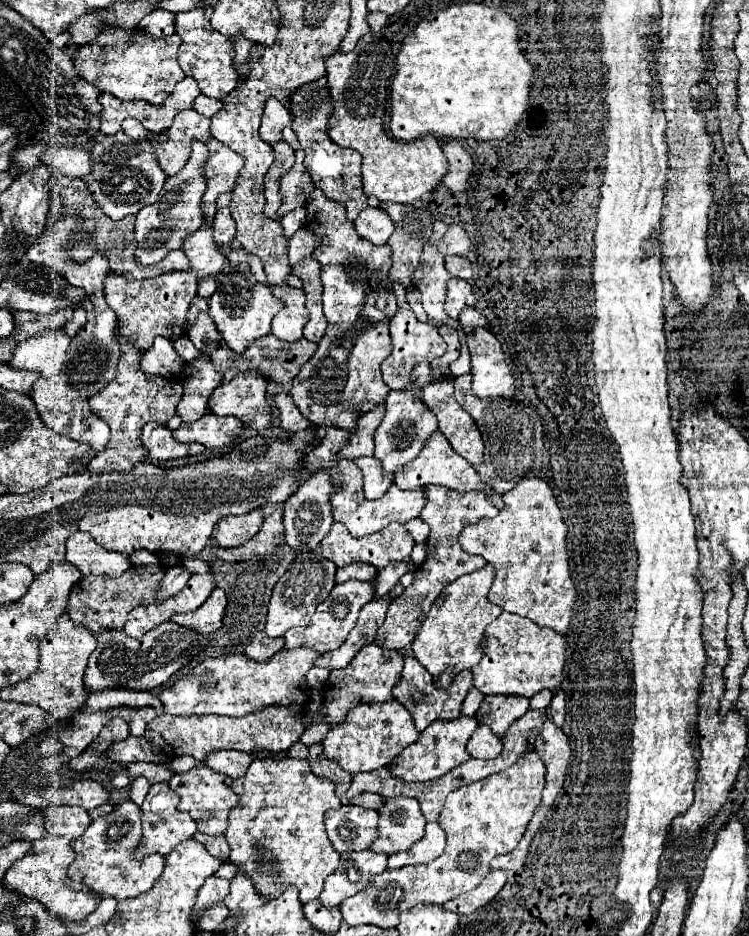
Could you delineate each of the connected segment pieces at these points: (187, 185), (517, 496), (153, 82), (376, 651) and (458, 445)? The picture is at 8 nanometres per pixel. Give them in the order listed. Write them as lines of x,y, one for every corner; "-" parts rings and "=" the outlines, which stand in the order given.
194,142
188,164
176,176
166,180
166,184
162,186
162,192
154,204
142,208
136,214
134,238
136,238
138,248
134,252
134,258
138,264
142,264
142,266
158,264
170,250
182,248
184,238
202,226
204,218
202,218
202,210
200,210
200,200
202,200
202,192
206,190
206,178
204,178
206,158
208,158
208,148
200,142
=
522,478
502,498
506,508
496,518
482,518
478,524
466,526
460,536
464,552
482,556
496,570
488,600
506,612
530,618
534,624
538,624
534,618
540,612
572,612
576,588
568,568
568,530
552,488
540,478
=
110,28
110,32
102,32
102,36
96,36
90,44
78,48
78,52
72,56
74,68
80,78
94,84
100,92
108,92
120,100
146,100
150,104
164,104
164,100
172,94
174,86
184,80
184,72
178,64
178,46
180,38
176,34
166,38
154,38
146,32
138,32
136,28
=
368,644
356,654
356,658
346,668
330,672
330,678
322,686
322,716
324,716
324,722
328,724
328,728
332,730
334,726
342,724
346,720
348,712
358,704
390,702
394,698
392,688
400,680
402,664
404,662
398,652
386,650
376,644
=
450,380
428,384
422,390
422,402
436,414
438,428
442,430
454,452
474,466
480,464
484,458
482,436
470,414
462,410
460,404
454,400
450,392

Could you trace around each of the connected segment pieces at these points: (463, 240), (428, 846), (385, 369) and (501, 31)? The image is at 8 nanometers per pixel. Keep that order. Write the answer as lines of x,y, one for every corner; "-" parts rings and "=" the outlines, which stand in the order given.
452,224
448,226
444,238
440,240
438,244
438,250
448,256
448,254
454,254
454,256
466,256
468,250
470,250
470,238
468,234
464,232
464,228
460,228
458,224
=
438,822
426,824
426,834
414,848
408,848
406,852
396,852
394,856
388,856
388,868
402,868
410,864
422,864
436,860
446,846
446,832
440,828
=
400,308
390,318
390,338
392,338
392,354
382,362
382,376
392,390
402,390
408,384
410,372
416,362
422,360
430,362
446,352
446,342
438,334
438,328
430,322
418,322
414,312
410,312
410,308
=
454,4
430,14
406,34
396,56
396,76
390,86
390,132
398,140
416,140
424,134
444,134
450,138
502,140
516,124
530,100
534,68
518,44
518,24
502,10
484,4

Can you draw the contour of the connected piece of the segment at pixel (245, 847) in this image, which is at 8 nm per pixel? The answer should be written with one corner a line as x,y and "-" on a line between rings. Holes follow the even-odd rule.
286,756
282,760
254,758
246,774
236,778
230,788
240,796
240,806
230,812
228,860
248,874
256,892
268,900
278,898
288,886
300,890
302,904
318,898
324,880
340,864
340,854
332,848
324,830
324,814
342,806
334,794
334,784
314,776
308,760
-
264,852
274,854
270,864
264,864

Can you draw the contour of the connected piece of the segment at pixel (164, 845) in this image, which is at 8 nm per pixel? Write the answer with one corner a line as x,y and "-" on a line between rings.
168,782
153,784
140,808
142,810
142,842
138,844
140,848
134,850
134,856
138,856
138,858
144,858
148,854
166,856
168,852
174,850
174,846
192,838
197,831
196,821
187,812
176,808
180,800
168,786

